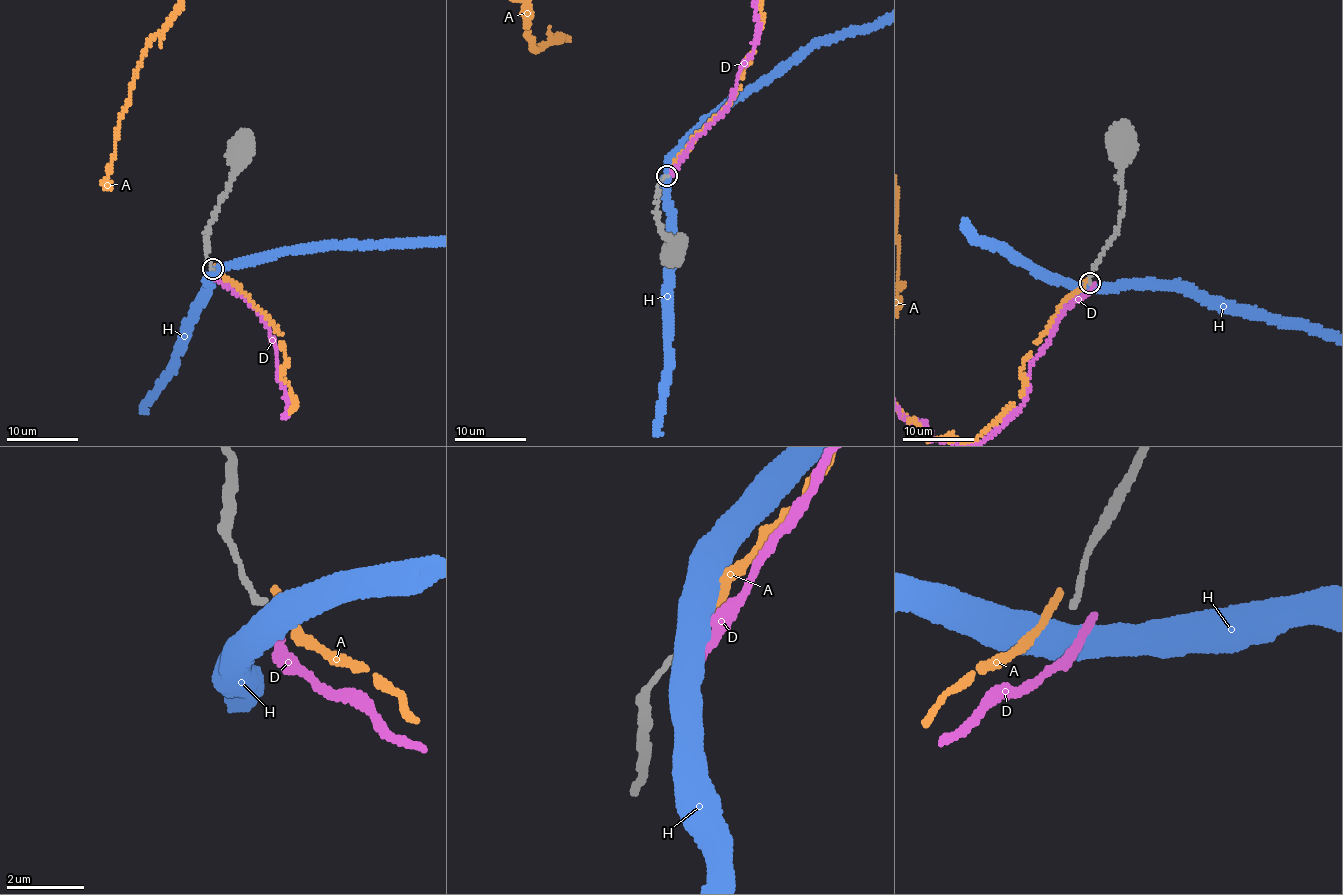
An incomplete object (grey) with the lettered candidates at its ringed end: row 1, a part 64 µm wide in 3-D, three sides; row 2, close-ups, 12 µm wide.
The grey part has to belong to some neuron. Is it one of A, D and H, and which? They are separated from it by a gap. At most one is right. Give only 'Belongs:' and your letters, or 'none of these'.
Belongs: none of these

